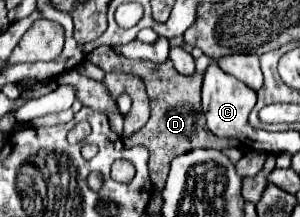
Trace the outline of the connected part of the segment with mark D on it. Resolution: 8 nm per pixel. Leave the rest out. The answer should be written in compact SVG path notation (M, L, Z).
M96 47L88 59L100 67L104 73L128 73L128 75L136 75L144 81L146 93L150 97L150 107L152 107L152 115L150 121L138 131L134 133L130 139L126 139L126 145L144 145L150 151L150 181L152 185L160 191L164 189L164 181L168 177L168 169L170 169L170 161L172 157L186 153L190 149L228 149L228 147L238 147L236 139L218 139L216 135L210 133L202 107L200 107L200 85L202 85L202 75L194 73L194 77L184 77L180 73L176 73L172 61L168 59L162 65L154 65L152 61L146 59L126 59L122 55L116 55L110 47Z

